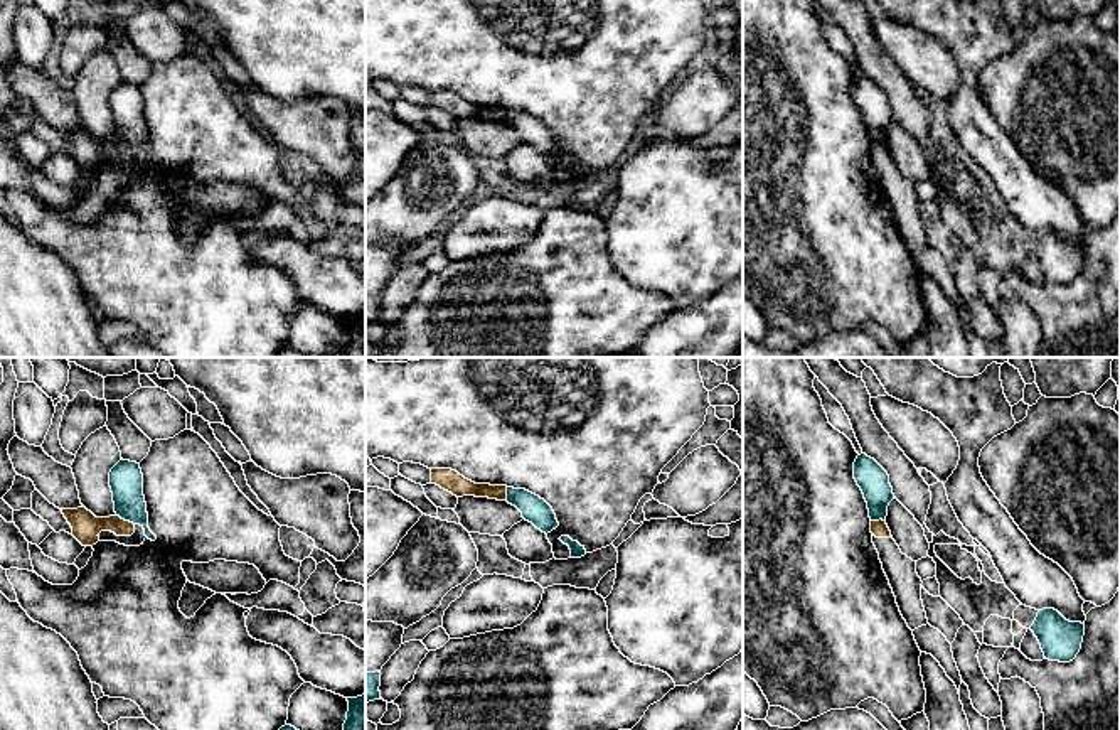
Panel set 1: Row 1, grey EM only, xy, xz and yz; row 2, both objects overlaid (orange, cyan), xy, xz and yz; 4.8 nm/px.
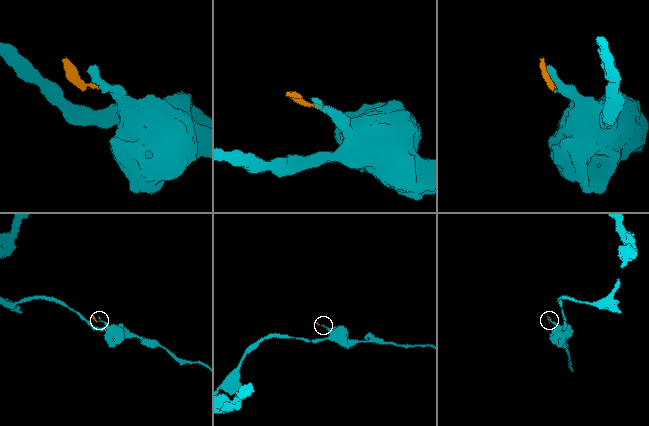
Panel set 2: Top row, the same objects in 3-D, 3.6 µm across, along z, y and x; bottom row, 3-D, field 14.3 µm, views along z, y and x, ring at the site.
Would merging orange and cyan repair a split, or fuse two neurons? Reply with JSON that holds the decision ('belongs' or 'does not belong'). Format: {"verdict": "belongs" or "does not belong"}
{"verdict": "does not belong"}

